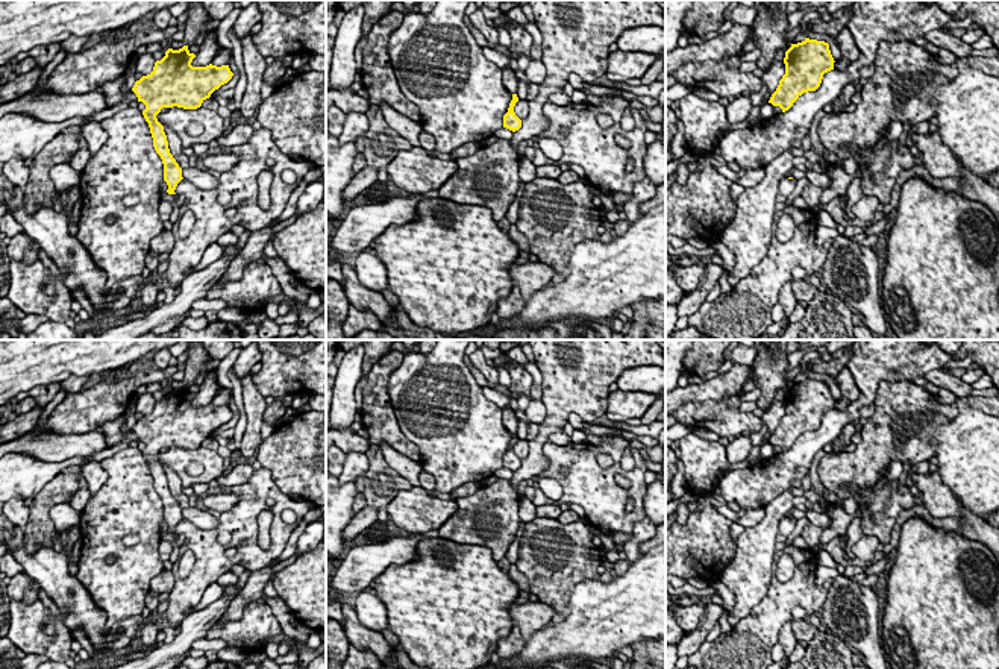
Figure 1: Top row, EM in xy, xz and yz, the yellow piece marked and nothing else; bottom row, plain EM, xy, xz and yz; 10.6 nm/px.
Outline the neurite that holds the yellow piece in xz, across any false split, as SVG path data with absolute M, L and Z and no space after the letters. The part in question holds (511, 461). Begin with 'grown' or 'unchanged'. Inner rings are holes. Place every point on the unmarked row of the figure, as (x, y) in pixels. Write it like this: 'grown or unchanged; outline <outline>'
unchanged; outline M512 434L512 440L509 443L508 452L503 455L503 467L515 472L521 467L521 460L515 455L514 446L518 441L517 434Z

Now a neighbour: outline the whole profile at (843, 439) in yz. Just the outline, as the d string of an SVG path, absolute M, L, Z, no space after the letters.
M847 423L841 434L832 441L832 452L840 454L843 449L850 444L852 435L857 432L855 423Z

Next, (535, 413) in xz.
M532 399L529 407L525 410L526 419L531 423L543 423L546 419L546 407L541 399Z

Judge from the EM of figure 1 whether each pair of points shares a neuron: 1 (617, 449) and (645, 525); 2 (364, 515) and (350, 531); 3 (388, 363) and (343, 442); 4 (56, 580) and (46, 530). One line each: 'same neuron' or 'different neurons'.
1: different neurons
2: same neuron
3: different neurons
4: different neurons

